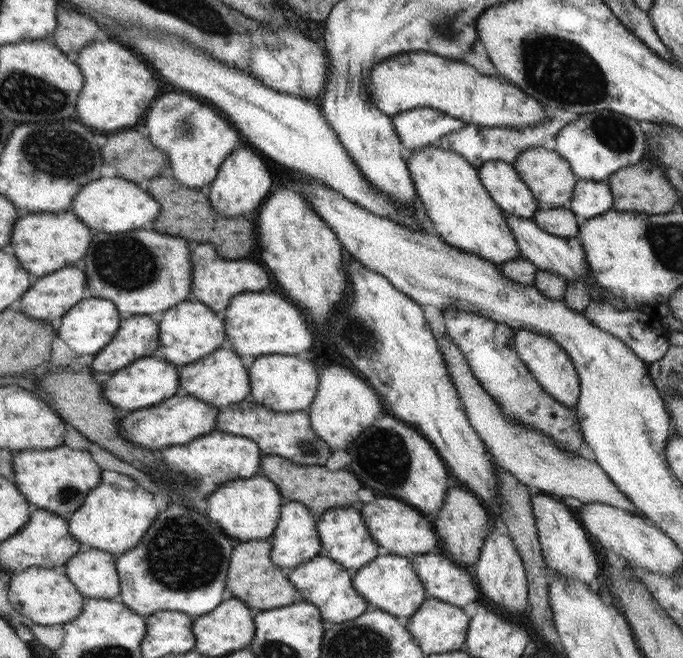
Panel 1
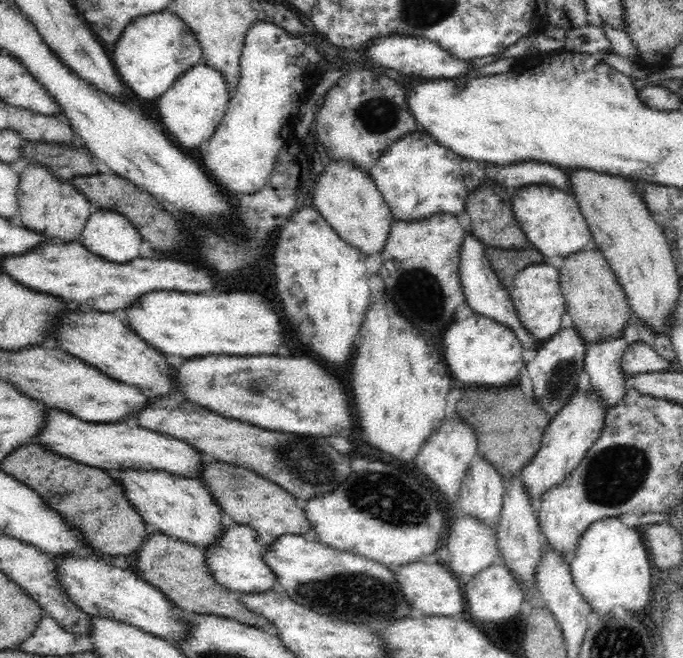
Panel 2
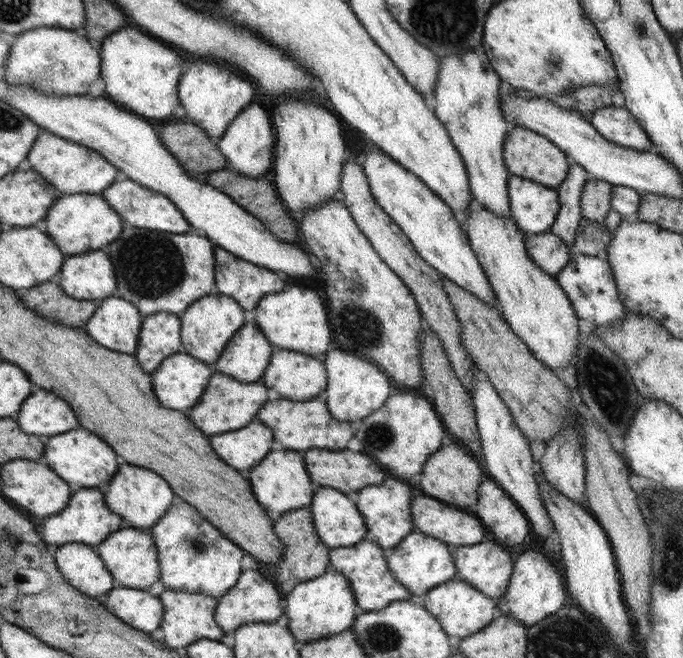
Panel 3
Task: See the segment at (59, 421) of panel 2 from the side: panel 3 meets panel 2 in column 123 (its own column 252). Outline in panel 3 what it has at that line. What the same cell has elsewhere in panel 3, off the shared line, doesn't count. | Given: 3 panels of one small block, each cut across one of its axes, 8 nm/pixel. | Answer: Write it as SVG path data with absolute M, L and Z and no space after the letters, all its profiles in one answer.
M250 424L250 428L223 432L210 436L214 440L214 450L226 464L241 473L252 471L276 447L273 430L264 424Z

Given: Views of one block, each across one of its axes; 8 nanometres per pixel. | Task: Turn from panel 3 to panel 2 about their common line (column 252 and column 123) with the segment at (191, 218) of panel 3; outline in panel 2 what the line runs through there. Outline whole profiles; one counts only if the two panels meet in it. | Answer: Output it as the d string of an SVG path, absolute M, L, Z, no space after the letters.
M96 209L81 232L81 243L90 252L118 264L140 256L142 242L136 225L114 209Z

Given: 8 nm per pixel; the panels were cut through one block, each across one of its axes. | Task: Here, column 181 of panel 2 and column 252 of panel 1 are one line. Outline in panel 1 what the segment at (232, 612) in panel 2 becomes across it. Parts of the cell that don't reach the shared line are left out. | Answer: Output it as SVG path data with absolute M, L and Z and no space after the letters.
M271 536L266 540L241 542L237 548L234 548L230 560L229 578L227 579L227 586L230 588L228 595L244 601L251 609L265 611L303 600L302 593L289 580L287 571L274 565L274 560L270 557L274 540L275 538Z

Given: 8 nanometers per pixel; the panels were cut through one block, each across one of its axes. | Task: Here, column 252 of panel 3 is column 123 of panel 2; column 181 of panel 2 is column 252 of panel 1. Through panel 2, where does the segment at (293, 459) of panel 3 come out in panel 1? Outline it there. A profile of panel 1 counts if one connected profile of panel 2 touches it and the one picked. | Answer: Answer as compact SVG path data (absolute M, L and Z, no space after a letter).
M256 474L249 479L238 479L217 488L207 497L207 517L231 539L240 543L269 539L281 520L282 508L286 500L278 491L277 484L264 474Z

